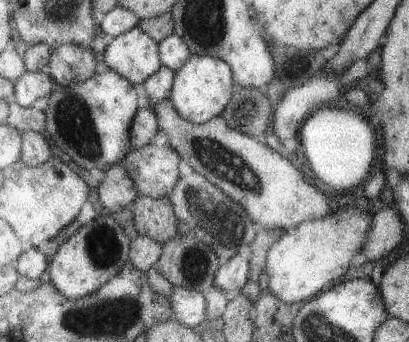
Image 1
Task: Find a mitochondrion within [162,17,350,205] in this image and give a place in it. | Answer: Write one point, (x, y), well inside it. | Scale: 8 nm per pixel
(213, 157)

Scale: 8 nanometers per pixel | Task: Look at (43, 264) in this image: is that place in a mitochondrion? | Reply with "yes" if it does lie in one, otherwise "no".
no

